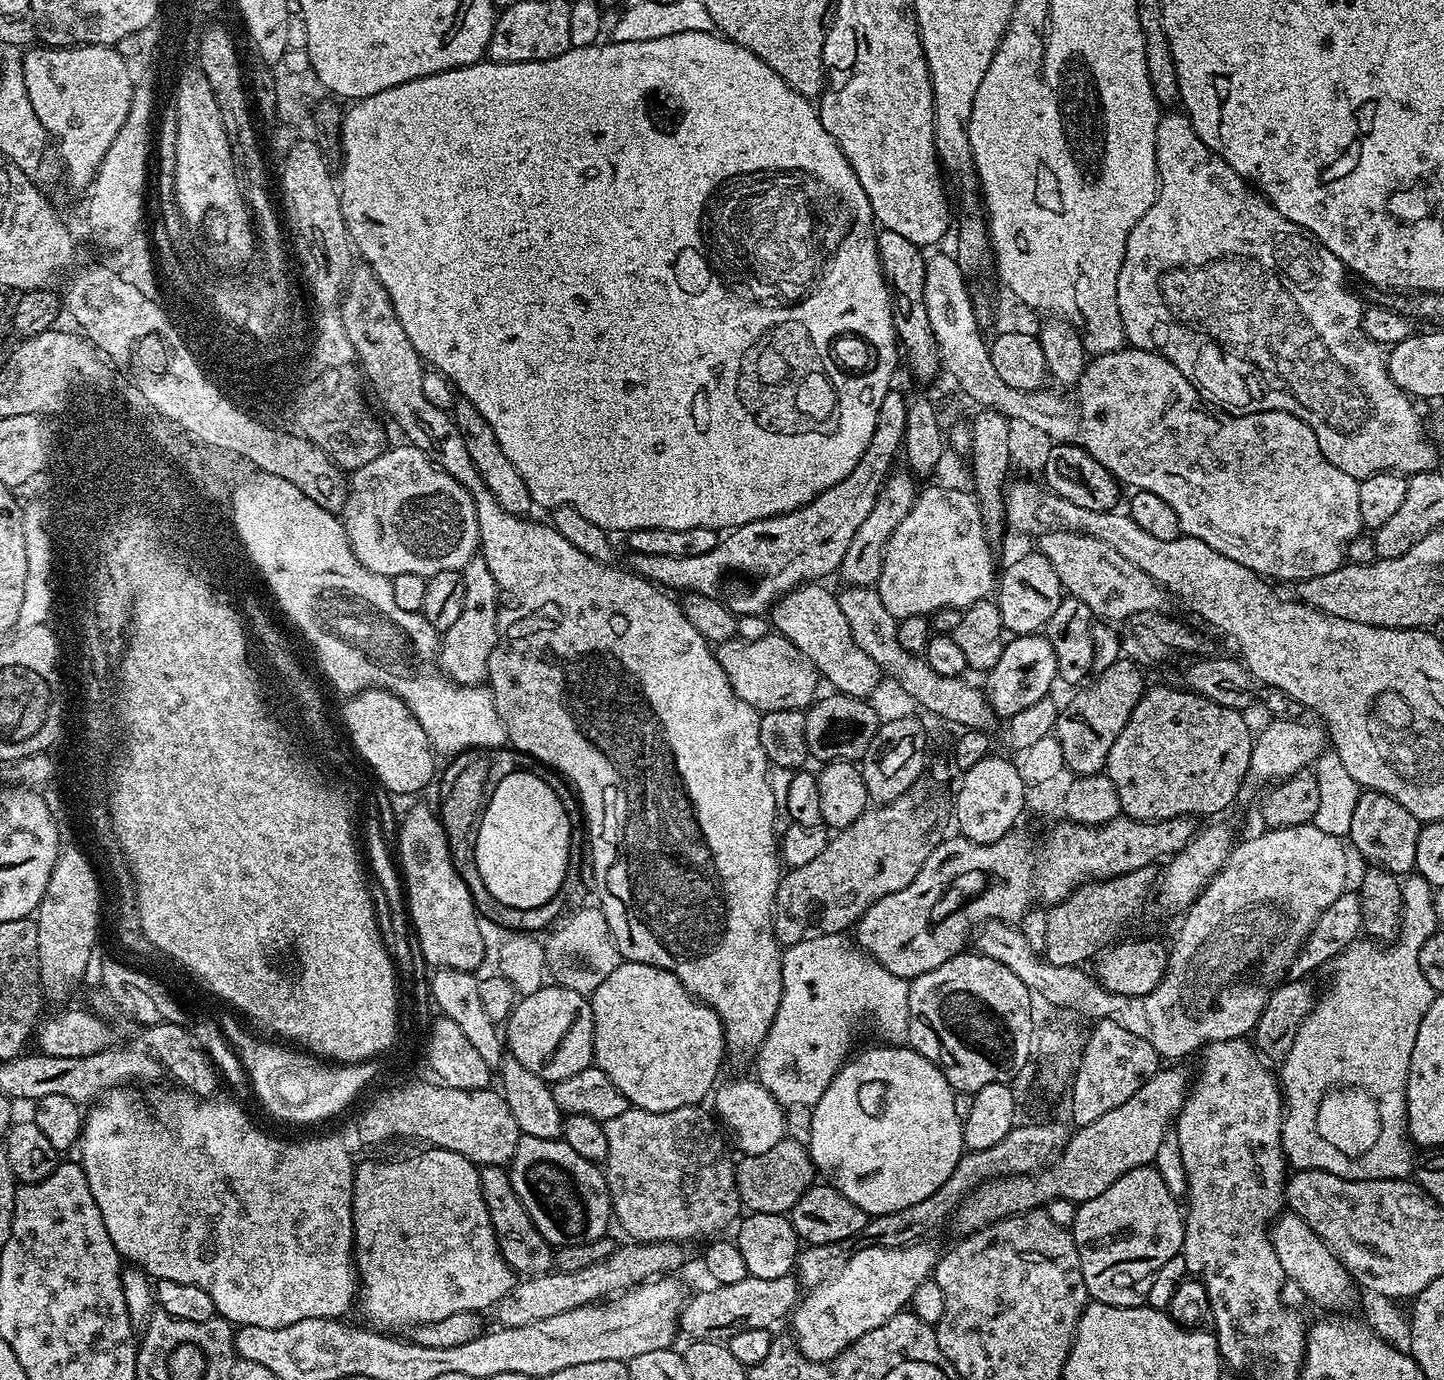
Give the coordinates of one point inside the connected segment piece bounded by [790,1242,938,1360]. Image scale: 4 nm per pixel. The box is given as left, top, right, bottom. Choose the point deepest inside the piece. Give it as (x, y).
(878, 1282)

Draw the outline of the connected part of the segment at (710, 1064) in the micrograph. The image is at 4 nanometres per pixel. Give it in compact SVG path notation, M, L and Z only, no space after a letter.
M624 960L617 963L606 980L597 989L593 990L590 995L590 1003L594 1014L594 1050L592 1051L592 1058L595 1067L600 1068L602 1074L606 1074L618 1090L622 1090L622 1094L628 1099L631 1107L641 1108L647 1112L669 1112L670 1110L682 1110L683 1108L699 1105L704 1102L707 1096L709 1099L710 1093L717 1087L718 1079L716 1080L716 1075L719 1074L720 1067L724 1064L724 1056L726 1057L724 1027L713 1008L709 1008L707 1004L701 1004L696 997L691 996L686 990L686 986L682 986L682 982L673 972L662 970L658 966L646 966L642 962Z

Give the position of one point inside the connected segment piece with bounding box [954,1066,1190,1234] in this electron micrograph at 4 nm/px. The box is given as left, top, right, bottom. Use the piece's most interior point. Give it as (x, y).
(1095, 1156)

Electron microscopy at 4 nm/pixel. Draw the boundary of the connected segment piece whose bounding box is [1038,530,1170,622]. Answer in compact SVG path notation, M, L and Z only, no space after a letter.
M1067 530L1045 532L1039 537L1038 550L1054 566L1054 574L1058 574L1060 587L1067 595L1086 602L1093 617L1104 622L1127 622L1132 616L1148 613L1159 613L1169 593L1160 587L1150 574L1138 570L1134 562L1126 562L1118 550L1106 546L1093 536L1077 534Z

